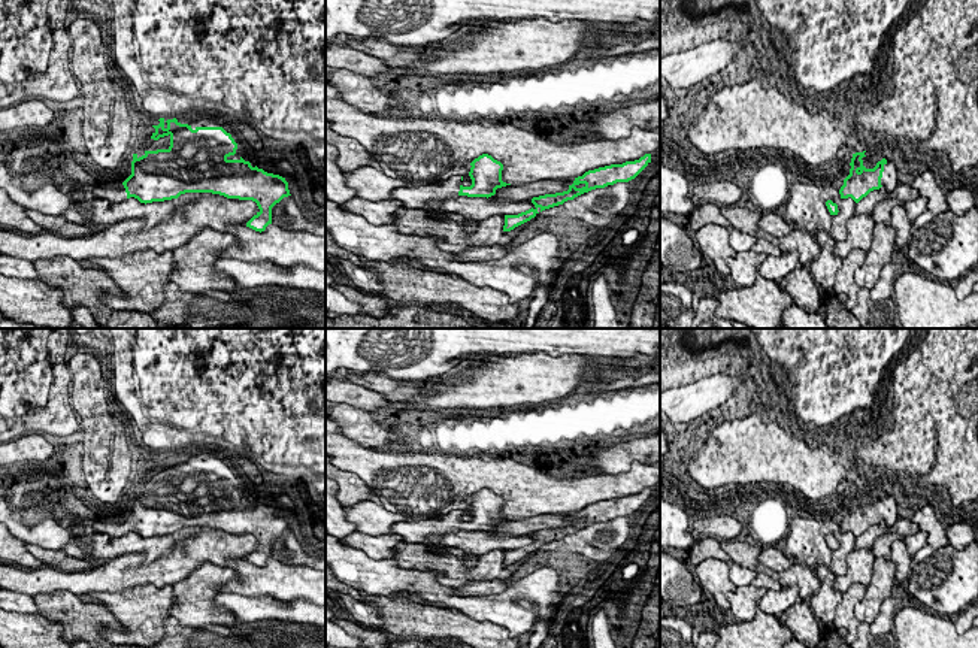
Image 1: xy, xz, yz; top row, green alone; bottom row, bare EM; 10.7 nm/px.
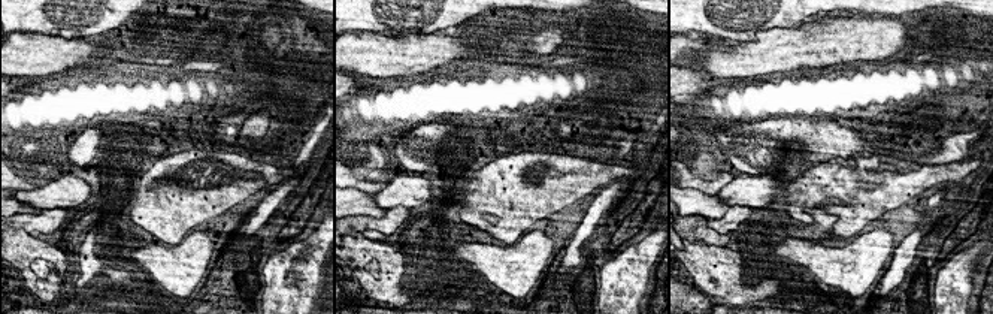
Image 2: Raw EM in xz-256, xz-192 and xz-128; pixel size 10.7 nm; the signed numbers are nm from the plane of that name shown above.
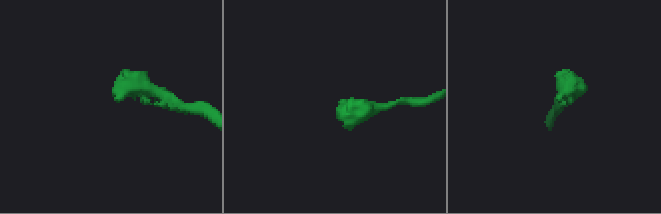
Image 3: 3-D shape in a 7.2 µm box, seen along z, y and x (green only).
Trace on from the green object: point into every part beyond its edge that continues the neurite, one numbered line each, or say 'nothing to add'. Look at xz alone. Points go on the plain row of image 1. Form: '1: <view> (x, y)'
1: xz (412, 532)

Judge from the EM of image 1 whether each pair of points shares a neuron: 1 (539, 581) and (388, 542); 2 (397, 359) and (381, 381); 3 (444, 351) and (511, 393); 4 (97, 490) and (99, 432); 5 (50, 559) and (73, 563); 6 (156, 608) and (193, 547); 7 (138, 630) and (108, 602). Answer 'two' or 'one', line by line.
1: two
2: two
3: two
4: one
5: one
6: two
7: one

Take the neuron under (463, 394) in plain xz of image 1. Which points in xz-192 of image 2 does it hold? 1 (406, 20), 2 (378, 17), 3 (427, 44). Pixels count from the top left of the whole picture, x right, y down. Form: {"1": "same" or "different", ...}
{"1": "different", "2": "different", "3": "same"}

